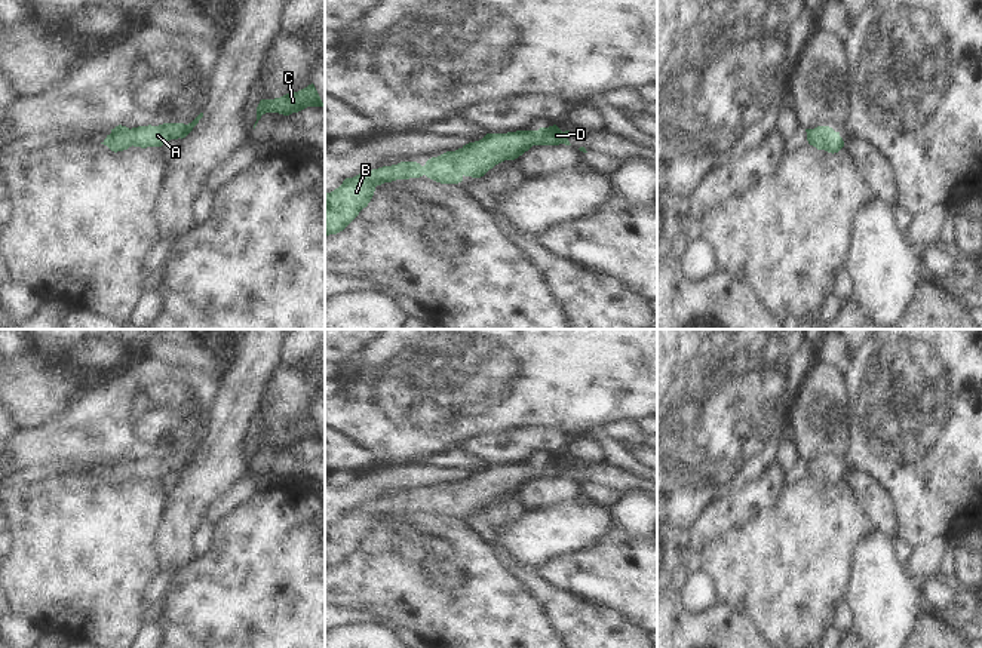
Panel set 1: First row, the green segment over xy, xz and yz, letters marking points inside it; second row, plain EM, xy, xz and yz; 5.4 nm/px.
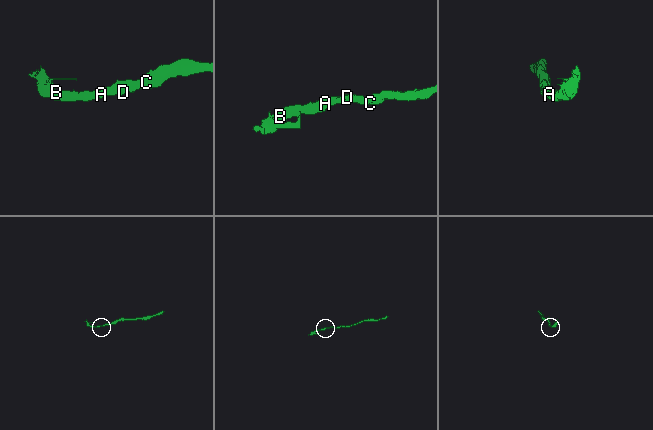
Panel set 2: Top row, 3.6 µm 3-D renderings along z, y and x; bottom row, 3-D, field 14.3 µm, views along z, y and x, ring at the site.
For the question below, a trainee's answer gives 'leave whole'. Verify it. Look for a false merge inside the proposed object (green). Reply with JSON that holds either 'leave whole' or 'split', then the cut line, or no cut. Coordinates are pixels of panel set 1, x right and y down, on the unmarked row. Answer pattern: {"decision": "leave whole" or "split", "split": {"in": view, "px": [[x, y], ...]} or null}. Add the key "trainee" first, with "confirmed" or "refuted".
{"trainee": "confirmed", "decision": "leave whole", "split": null}

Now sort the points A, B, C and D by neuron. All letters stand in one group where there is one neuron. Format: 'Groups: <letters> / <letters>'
Groups: A B C D.

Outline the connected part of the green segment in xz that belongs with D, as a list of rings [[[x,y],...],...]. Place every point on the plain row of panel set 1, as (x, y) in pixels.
[[[556,457],[538,463],[487,466],[455,483],[429,491],[424,498],[401,494],[346,510],[338,520],[325,525],[325,568],[343,563],[368,538],[377,518],[423,507],[441,516],[458,516],[464,509],[484,509],[495,497],[518,491],[533,477],[571,477],[570,467]]]

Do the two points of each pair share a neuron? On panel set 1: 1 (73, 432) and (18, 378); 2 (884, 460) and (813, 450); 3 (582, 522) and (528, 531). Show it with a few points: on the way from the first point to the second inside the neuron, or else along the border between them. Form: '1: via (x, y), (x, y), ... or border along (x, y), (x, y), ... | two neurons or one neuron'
1: border along (85, 393), (63, 412), (37, 426), (24, 427) | two neurons
2: border along (844, 418), (846, 450), (840, 463) | two neurons
3: via (568, 528), (542, 531) | one neuron

